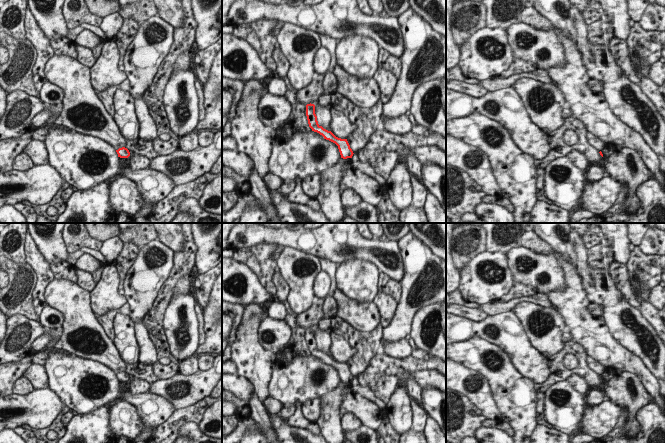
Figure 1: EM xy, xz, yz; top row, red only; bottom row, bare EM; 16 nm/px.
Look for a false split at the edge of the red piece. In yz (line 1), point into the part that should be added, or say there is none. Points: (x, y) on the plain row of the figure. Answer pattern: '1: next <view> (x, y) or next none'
1: next none

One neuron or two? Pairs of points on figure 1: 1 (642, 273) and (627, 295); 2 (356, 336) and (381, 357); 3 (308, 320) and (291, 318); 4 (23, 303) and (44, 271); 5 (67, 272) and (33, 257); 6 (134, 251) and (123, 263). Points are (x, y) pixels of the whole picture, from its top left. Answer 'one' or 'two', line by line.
1: two
2: two
3: two
4: two
5: two
6: one

